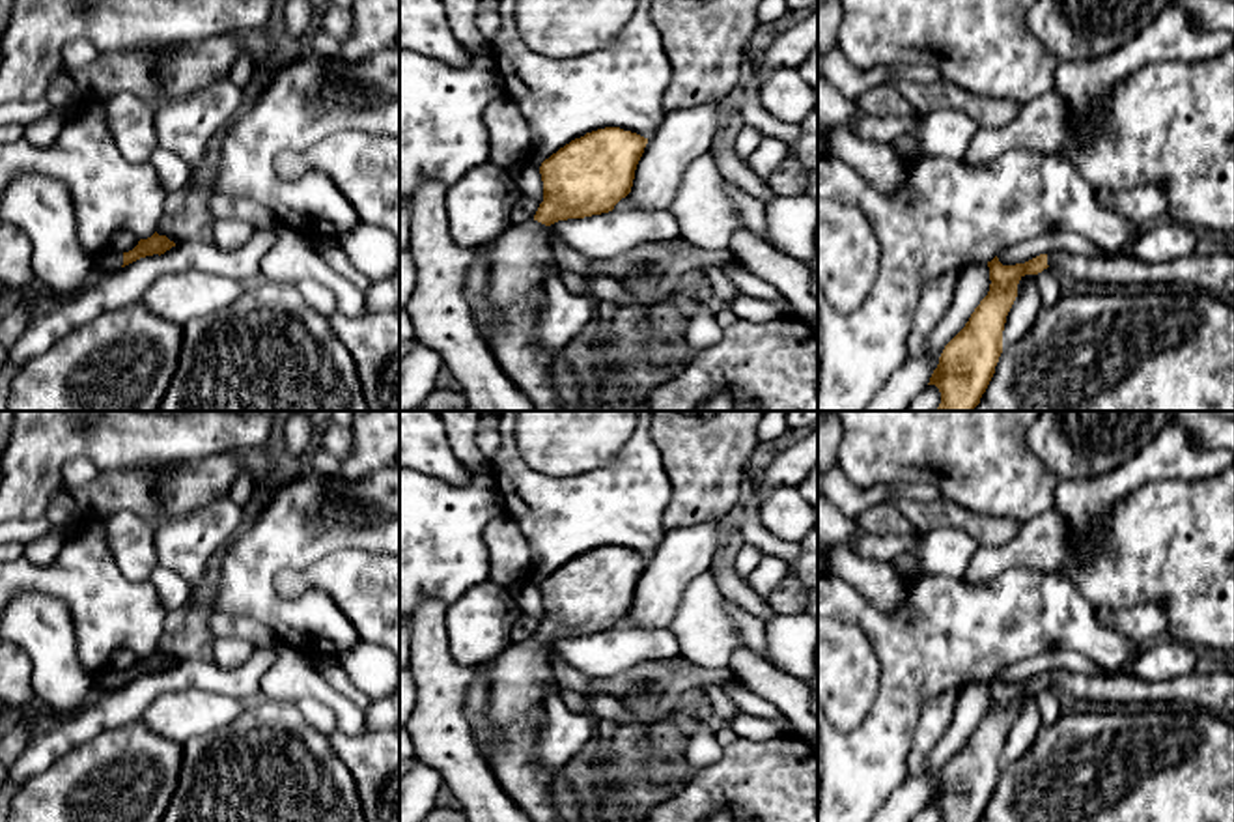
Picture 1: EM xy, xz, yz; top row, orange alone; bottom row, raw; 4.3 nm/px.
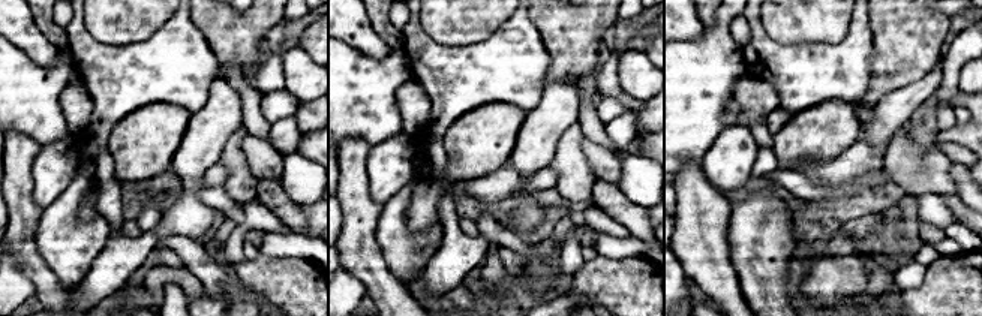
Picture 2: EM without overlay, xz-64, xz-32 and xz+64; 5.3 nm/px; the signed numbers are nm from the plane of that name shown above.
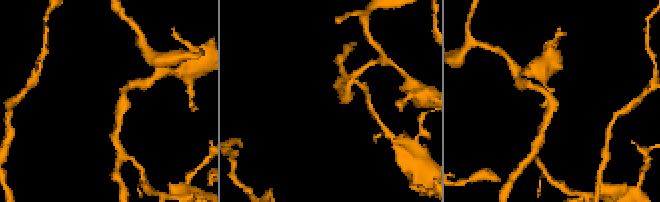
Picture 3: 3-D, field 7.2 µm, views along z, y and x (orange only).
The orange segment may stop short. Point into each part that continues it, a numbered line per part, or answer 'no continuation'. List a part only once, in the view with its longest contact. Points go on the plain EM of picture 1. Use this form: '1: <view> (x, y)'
1: xz (519, 677)

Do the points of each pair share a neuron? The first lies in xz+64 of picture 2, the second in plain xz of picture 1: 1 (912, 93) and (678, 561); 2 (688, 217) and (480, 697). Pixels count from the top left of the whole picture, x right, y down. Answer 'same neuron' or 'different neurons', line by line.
1: same neuron
2: different neurons

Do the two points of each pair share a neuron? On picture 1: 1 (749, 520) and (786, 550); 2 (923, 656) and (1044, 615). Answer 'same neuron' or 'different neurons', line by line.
1: same neuron
2: same neuron

